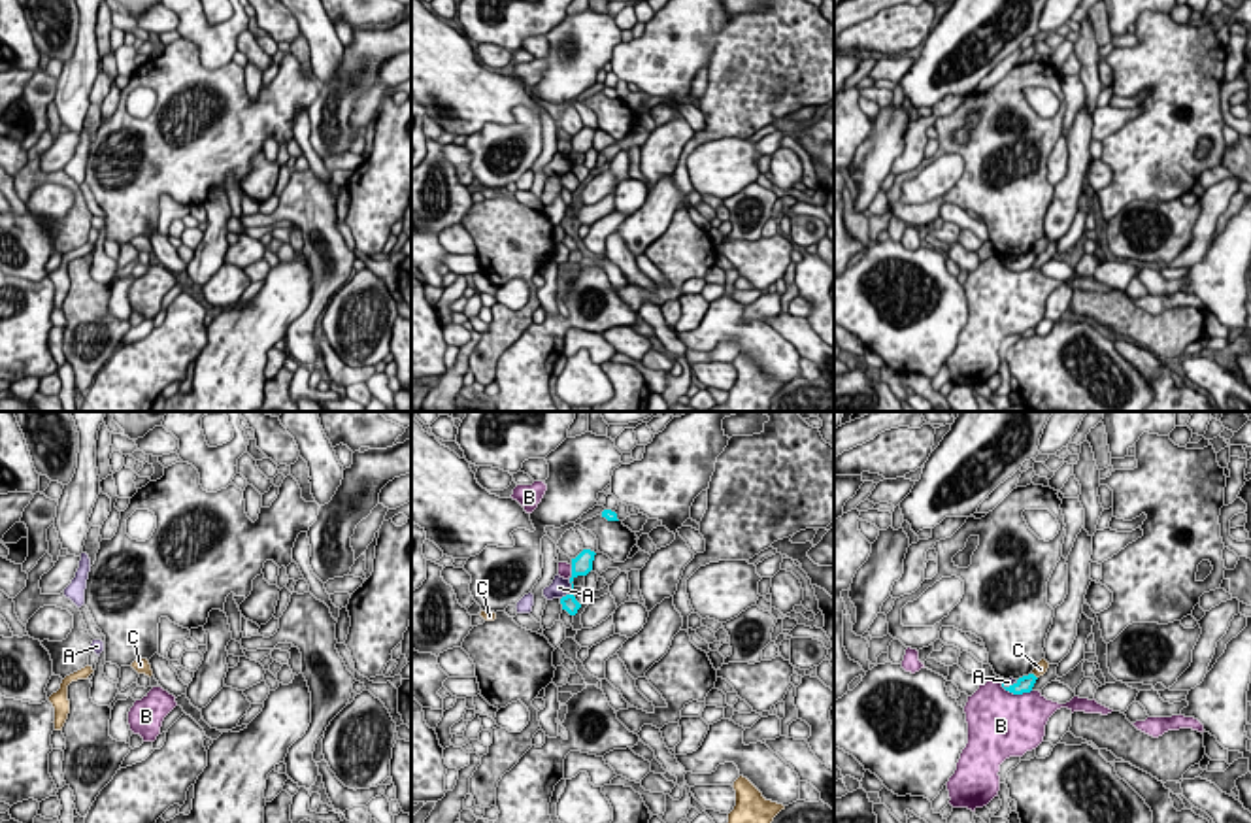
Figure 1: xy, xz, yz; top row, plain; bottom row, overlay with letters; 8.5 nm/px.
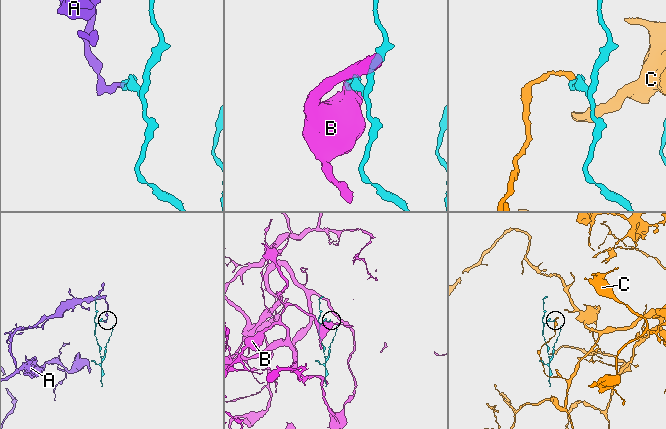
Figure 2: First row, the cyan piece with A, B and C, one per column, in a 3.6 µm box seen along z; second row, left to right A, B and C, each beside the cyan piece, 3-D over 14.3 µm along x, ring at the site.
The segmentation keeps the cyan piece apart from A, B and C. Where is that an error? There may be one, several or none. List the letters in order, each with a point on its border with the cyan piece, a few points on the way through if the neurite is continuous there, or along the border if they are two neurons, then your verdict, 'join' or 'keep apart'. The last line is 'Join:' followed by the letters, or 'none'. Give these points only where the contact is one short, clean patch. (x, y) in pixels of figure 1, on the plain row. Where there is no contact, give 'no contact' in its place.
A: contact xz (570, 168); border xz (570, 157), (570, 167), (561, 176); keep apart
B: contact yz (1016, 270); border yz (1000, 261), (1014, 270), (1031, 268); keep apart
C: contact yz (1034, 253); border yz (1033, 250), (1036, 255); keep apart
Join: none

